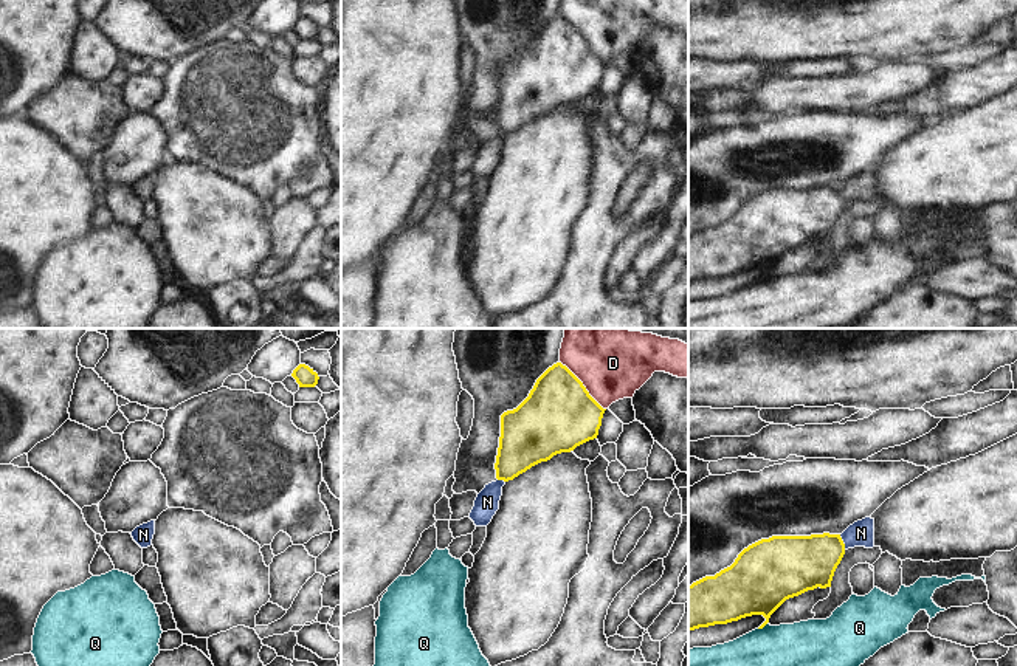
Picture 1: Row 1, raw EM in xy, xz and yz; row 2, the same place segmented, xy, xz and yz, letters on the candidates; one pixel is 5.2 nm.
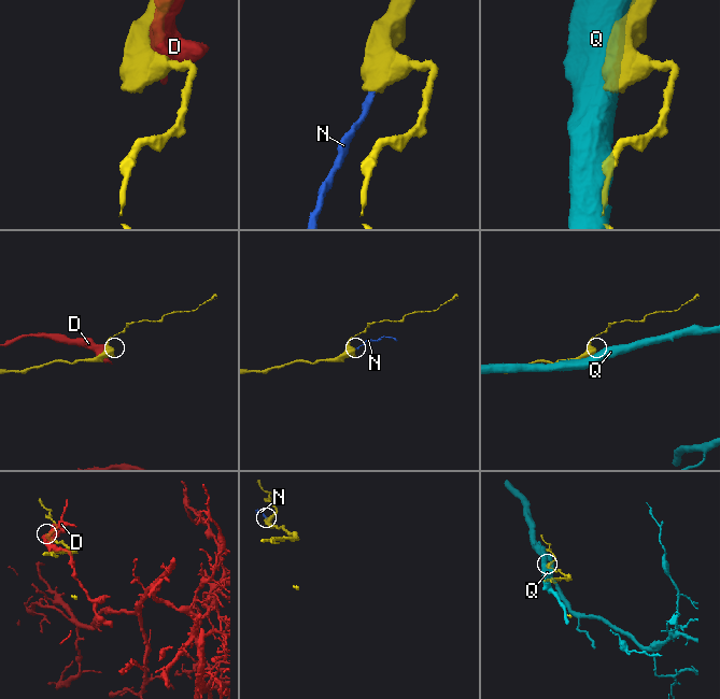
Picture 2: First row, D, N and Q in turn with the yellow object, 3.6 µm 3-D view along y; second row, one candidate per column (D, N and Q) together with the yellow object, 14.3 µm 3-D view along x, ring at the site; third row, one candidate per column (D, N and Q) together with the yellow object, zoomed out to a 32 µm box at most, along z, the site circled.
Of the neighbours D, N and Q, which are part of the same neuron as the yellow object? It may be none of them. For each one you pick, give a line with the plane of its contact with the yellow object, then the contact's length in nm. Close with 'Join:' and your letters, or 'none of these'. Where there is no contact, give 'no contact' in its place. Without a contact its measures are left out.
N: meets yellow in yz; contact 90 nm long
Join: N

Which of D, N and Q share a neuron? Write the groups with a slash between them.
D / N / Q

